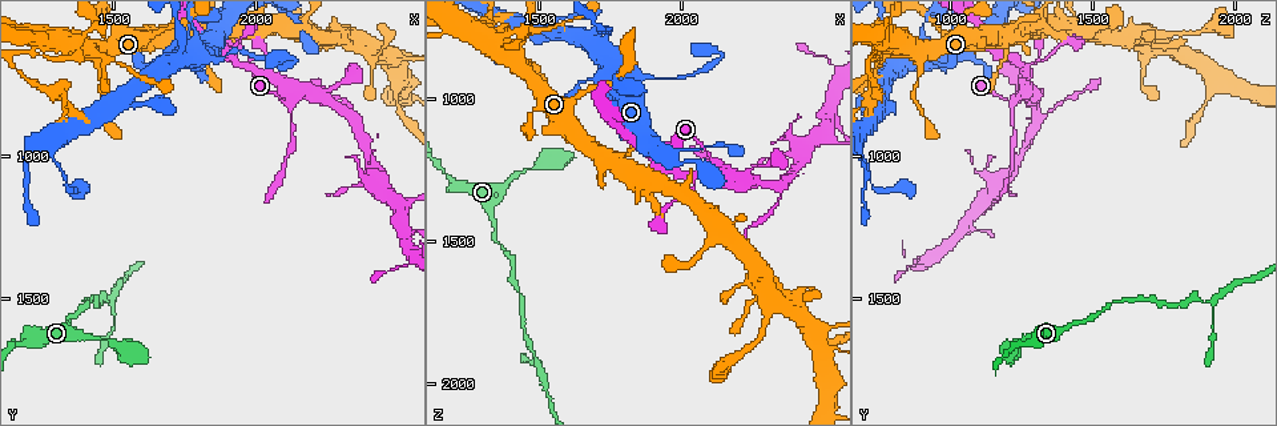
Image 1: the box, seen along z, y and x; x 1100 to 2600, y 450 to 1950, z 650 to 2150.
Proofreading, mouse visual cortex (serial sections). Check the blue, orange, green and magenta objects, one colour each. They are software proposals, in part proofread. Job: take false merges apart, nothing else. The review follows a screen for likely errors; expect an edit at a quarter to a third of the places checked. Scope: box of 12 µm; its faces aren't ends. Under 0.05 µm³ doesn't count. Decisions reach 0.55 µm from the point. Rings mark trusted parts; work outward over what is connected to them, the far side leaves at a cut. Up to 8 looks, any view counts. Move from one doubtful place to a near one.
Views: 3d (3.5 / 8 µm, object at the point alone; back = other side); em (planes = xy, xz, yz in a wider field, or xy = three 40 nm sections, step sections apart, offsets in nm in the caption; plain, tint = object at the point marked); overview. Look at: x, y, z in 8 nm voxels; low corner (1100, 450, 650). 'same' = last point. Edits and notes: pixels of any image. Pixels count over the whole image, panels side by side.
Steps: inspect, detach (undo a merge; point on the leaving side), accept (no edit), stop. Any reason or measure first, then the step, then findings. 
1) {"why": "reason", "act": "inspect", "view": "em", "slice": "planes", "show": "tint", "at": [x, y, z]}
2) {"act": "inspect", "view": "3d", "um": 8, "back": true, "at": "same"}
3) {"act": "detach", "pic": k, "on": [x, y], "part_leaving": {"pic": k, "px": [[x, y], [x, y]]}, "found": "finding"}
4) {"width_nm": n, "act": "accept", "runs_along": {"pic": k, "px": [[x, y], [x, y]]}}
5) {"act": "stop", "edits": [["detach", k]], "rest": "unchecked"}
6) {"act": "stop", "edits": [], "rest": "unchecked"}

{"why": "a narrow waist", "act": "inspect", "view": "3d", "um": 3.5, "at": [2140, 780, 1250]}

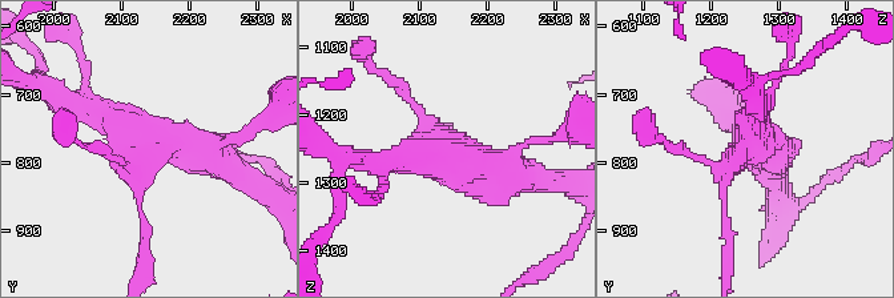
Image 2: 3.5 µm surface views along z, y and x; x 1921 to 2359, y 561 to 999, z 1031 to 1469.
{"act": "inspect", "view": "em", "slice": "xy", "step": 2, "show": "plain", "at": [2145, 780, 1255]}

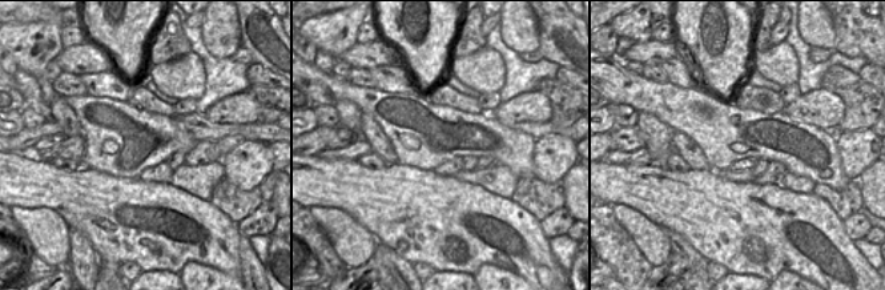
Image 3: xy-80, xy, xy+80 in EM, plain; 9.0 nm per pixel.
{"act": "inspect", "view": "em", "slice": "xy", "step": 2, "show": "tint", "at": "same"}

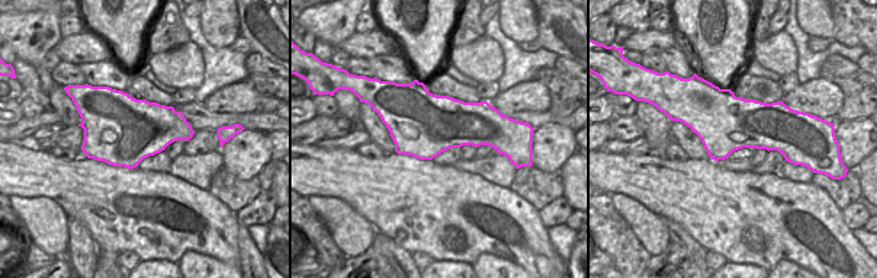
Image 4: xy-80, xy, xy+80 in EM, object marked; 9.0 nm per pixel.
{"width_nm": 600, "act": "accept", "runs_along": {"pic": 2, "px": [[402, 89], [455, 157], [524, 177]]}, "found": "all the same cell"}

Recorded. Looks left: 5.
{"why": "calibre changes", "act": "inspect", "view": "3d", "um": 3.5, "at": [1900, 650, 920]}

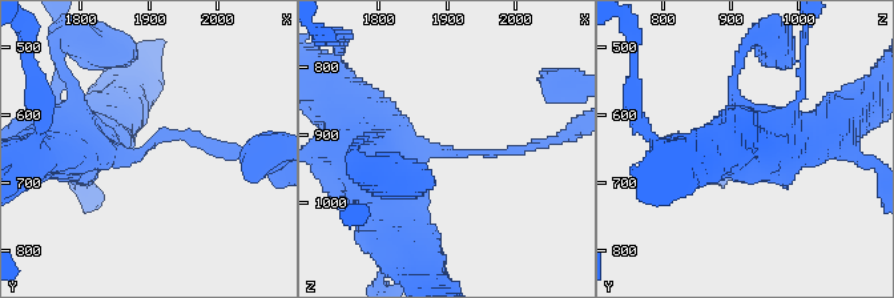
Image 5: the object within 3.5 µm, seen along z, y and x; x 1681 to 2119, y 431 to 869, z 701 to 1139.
{"why": "shape alone is not enough", "act": "inspect", "view": "em", "slice": "planes", "show": "tint", "at": [1895, 655, 930]}

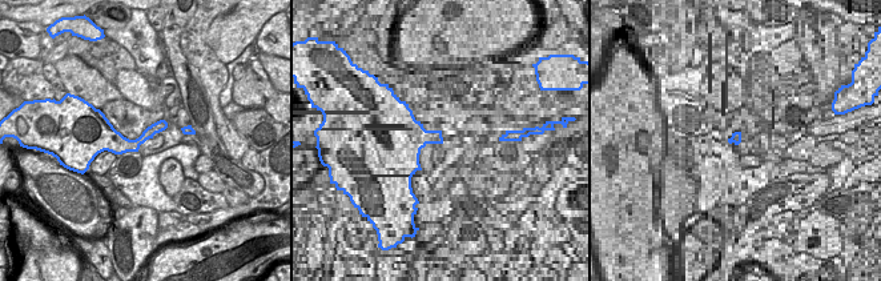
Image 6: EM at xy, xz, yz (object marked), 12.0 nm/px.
{"arm_widths_nm": [100, 700], "act": "accept", "runs_along": {"pic": 5, "px": [[370, 181], [423, 153], [524, 150]]}, "found": "continuous, no second cell"}

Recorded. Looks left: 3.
{"act": "stop", "edits": [], "rest": "unchecked"}

